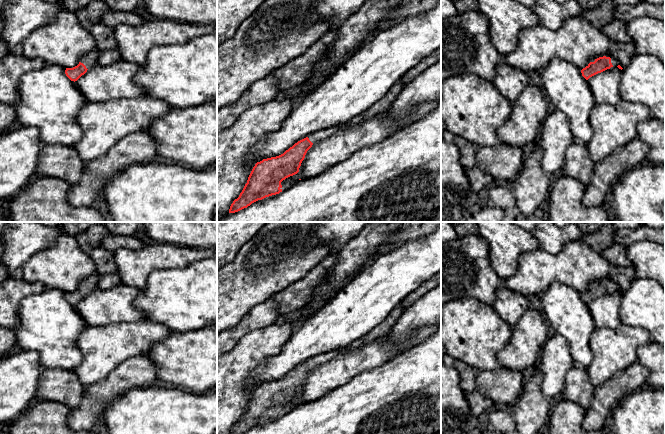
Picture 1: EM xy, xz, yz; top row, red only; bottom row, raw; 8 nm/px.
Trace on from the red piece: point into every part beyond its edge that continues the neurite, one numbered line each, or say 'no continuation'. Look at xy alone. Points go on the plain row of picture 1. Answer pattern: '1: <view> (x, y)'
1: xy (90, 284)

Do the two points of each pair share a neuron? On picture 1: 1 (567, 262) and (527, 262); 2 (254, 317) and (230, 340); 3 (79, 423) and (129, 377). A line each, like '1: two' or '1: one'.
1: one
2: one
3: one

